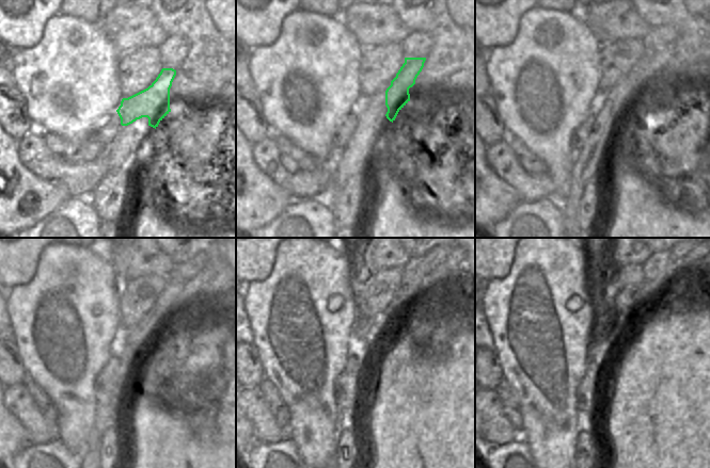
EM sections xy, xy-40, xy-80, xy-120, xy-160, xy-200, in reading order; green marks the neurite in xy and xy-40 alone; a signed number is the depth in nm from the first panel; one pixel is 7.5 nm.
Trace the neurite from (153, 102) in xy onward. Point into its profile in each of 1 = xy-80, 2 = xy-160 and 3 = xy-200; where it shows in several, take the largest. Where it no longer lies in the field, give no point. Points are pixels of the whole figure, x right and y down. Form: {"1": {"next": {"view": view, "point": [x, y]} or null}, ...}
{"1": {"next": {"view": "xy-80", "point": [644, 73]}}, "2": {"next": {"view": "xy-160", "point": [434, 285]}}, "3": {"next": {"view": "xy-200", "point": [691, 267]}}}

